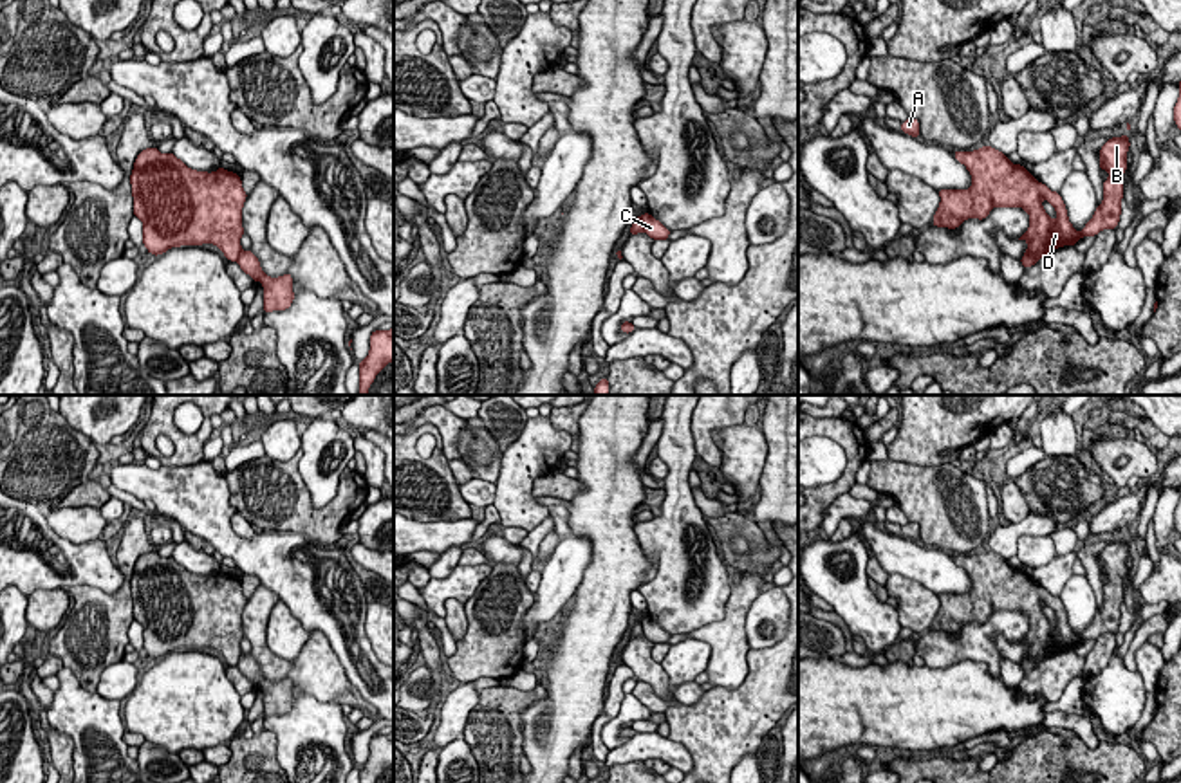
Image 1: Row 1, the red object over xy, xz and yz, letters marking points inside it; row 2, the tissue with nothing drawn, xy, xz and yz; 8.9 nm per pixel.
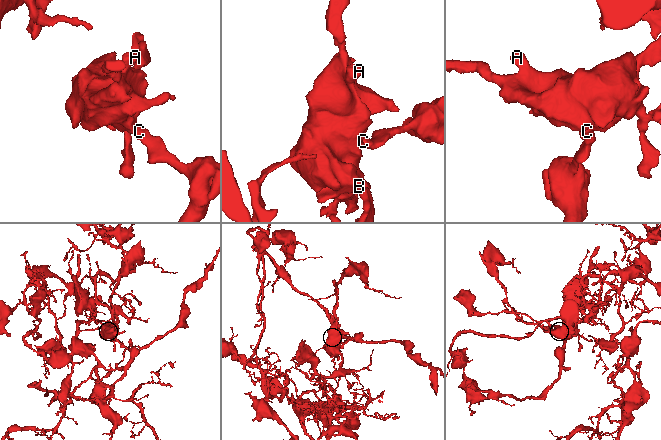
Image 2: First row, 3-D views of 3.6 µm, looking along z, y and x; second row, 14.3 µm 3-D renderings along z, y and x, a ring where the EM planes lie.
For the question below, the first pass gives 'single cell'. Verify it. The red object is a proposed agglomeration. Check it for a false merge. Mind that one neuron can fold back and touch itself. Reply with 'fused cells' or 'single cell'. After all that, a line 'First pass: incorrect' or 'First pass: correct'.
fused cells
First pass: incorrect

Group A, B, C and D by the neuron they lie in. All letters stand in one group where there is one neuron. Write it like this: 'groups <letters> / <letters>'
groups A B D / C

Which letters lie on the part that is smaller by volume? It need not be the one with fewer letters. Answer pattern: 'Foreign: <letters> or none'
Foreign: C

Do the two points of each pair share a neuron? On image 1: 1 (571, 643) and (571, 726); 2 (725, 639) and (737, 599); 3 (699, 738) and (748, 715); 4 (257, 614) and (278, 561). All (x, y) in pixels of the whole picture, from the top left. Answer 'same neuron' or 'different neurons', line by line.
1: same neuron
2: same neuron
3: same neuron
4: different neurons

